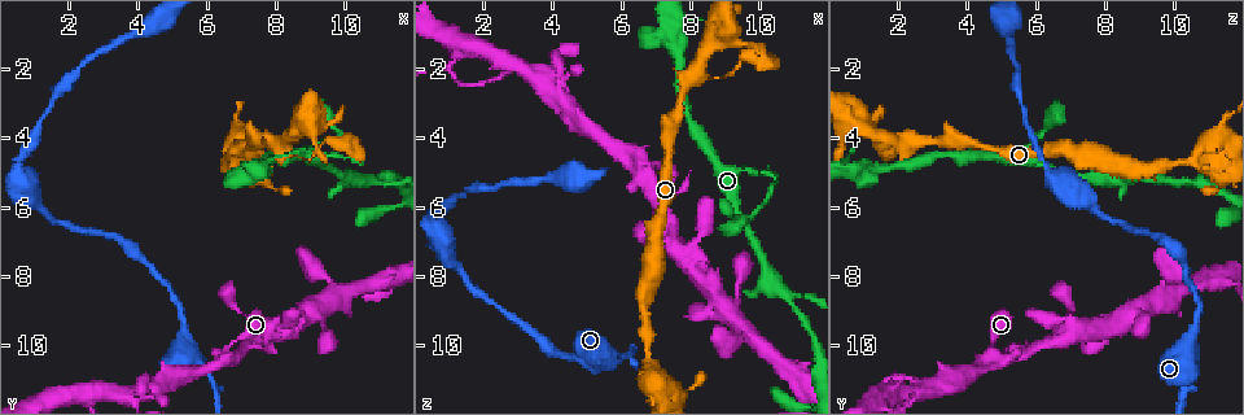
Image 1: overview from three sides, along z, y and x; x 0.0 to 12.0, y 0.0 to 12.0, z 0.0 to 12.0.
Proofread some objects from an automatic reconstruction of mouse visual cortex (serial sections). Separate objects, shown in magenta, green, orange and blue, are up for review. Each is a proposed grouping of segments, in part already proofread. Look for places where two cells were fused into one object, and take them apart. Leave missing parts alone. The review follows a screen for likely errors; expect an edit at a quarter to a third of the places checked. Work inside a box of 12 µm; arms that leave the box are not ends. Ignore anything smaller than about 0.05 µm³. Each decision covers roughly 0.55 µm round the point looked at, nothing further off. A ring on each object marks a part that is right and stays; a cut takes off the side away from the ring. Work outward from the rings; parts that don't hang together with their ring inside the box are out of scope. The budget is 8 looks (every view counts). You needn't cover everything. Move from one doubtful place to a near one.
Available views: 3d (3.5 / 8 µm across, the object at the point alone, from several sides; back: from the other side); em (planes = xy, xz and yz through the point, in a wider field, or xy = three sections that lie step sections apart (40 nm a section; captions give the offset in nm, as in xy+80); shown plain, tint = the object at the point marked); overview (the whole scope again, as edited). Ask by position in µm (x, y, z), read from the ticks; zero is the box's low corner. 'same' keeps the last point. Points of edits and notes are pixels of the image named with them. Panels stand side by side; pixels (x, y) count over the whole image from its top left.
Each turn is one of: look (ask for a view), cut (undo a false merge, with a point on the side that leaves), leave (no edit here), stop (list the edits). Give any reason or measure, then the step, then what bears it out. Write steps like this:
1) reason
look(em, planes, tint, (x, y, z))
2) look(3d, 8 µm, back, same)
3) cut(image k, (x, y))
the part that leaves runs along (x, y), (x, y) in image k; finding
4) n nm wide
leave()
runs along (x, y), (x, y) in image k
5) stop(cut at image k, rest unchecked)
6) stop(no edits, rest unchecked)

three arms meet
look(3d, 3.5 µm, (6.5, 10.3, 4.7))

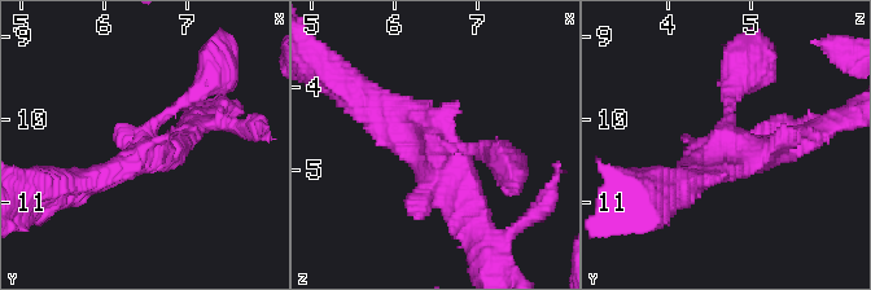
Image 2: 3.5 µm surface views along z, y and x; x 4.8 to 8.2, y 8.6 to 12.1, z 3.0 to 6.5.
look(em, planes, tint, (6.50, 10.25, 4.75))

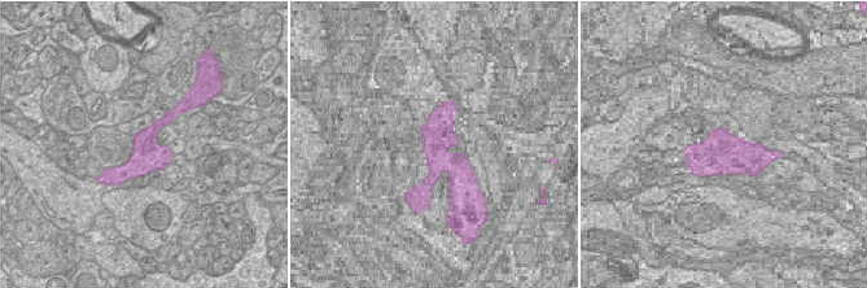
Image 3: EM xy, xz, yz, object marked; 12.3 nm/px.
leave()
runs along (170, 114), (119, 178) in image 3; continuous, no second cell

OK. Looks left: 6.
a fork
look(3d, 8 µm, (4.2, 11.2, 2.8))

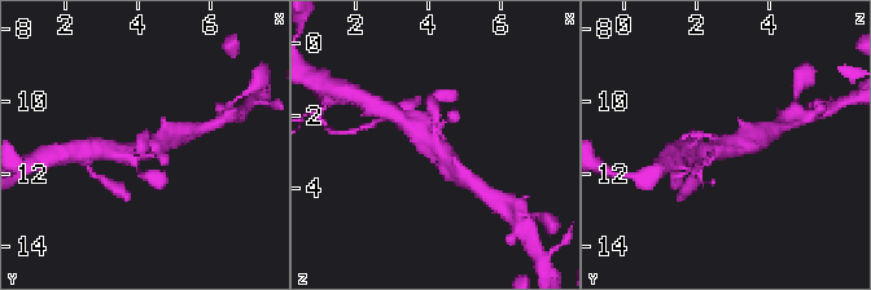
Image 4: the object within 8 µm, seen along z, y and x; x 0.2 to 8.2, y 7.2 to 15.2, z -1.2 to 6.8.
4 arms; arms of 200, 250, 450, 500 nm
look(em, xy, step 1, tint, (4.1, 11.3, 2.9))

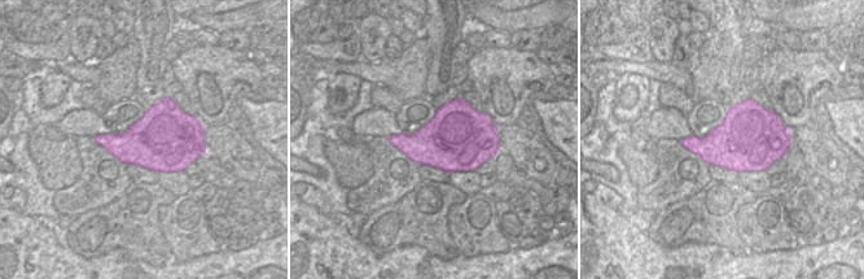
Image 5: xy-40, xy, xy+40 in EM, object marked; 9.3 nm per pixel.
leave()
runs along (459, 172), (406, 122) in image 4; one cell here

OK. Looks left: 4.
calibre changes
look(3d, 3.5 µm, (6.1, 10.7, 10.3))

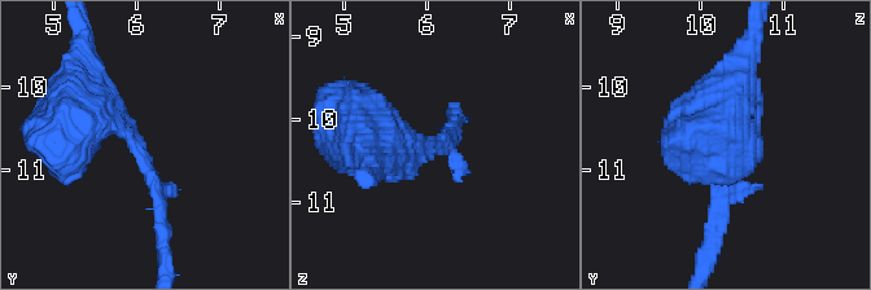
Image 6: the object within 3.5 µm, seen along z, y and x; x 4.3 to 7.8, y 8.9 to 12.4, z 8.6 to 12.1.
leave()
runs along (70, 123), (135, 143), (162, 231) in image 6; all the same cell

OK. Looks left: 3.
stop(no edits, rest unchecked)

